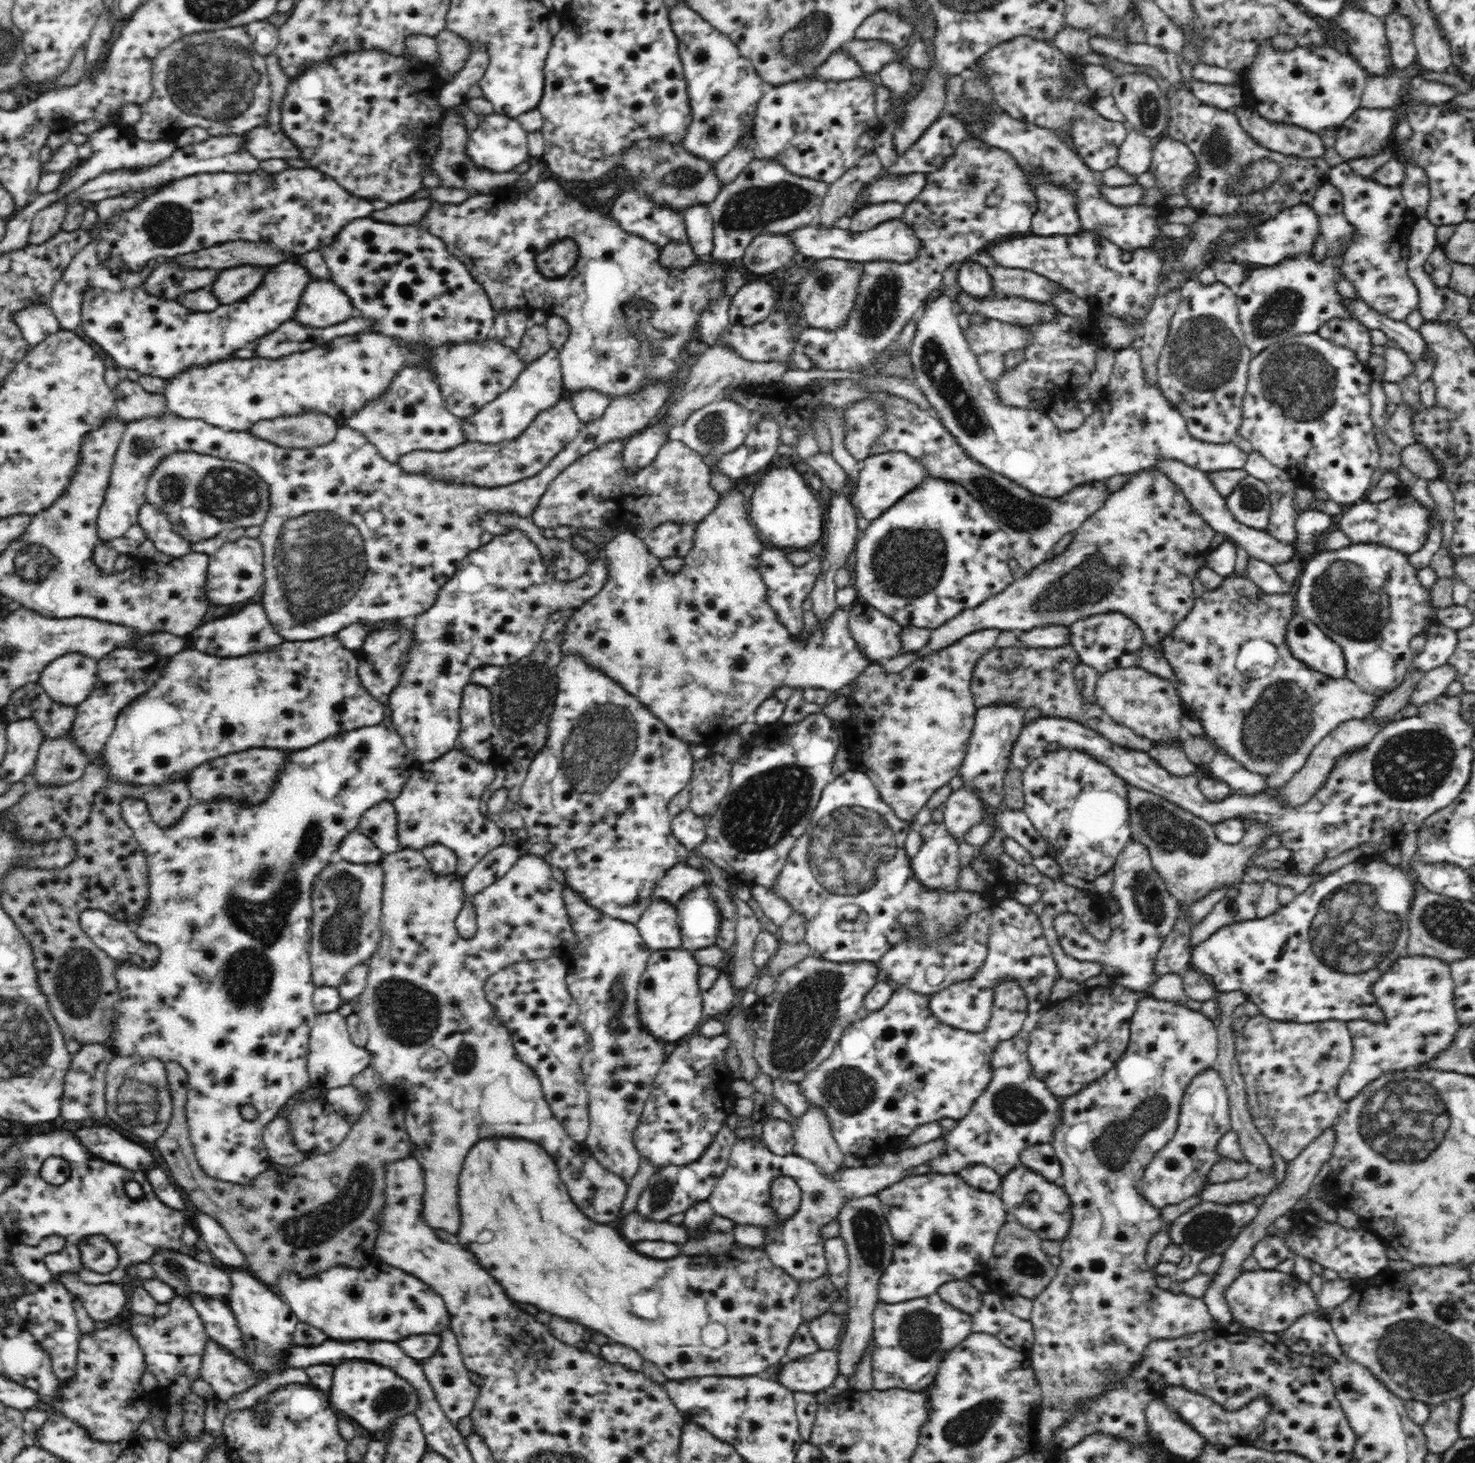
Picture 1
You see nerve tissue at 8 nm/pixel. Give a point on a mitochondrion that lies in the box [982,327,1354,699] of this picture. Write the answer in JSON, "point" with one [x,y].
{"point":[1299,380]}

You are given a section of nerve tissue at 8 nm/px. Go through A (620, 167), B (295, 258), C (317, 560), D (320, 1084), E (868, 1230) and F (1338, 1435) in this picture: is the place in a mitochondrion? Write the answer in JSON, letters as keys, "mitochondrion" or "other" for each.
{"A":"other","B":"other","C":"mitochondrion","D":"other","E":"mitochondrion","F":"other"}

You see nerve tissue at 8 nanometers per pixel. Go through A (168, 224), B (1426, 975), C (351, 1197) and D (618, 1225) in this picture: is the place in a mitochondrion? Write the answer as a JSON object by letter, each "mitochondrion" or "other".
{"A":"mitochondrion","B":"other","C":"mitochondrion","D":"other"}

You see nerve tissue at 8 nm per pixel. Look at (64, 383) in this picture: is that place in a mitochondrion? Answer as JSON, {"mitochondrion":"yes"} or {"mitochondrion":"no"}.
{"mitochondrion":"no"}

